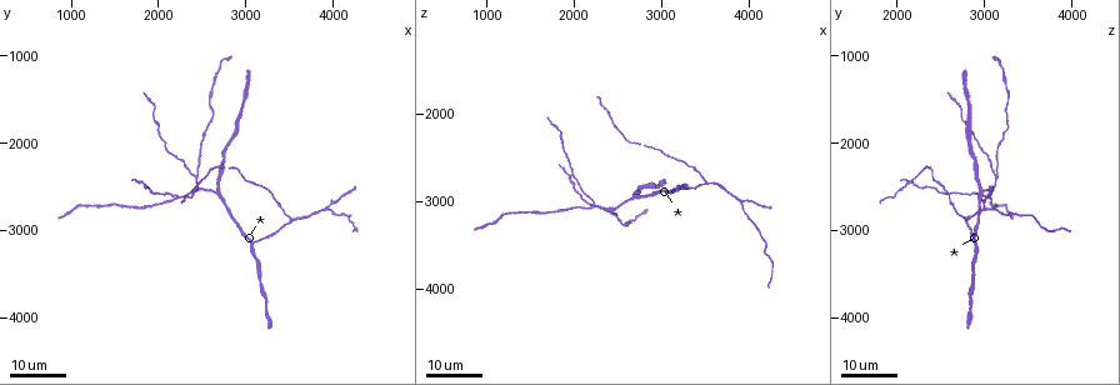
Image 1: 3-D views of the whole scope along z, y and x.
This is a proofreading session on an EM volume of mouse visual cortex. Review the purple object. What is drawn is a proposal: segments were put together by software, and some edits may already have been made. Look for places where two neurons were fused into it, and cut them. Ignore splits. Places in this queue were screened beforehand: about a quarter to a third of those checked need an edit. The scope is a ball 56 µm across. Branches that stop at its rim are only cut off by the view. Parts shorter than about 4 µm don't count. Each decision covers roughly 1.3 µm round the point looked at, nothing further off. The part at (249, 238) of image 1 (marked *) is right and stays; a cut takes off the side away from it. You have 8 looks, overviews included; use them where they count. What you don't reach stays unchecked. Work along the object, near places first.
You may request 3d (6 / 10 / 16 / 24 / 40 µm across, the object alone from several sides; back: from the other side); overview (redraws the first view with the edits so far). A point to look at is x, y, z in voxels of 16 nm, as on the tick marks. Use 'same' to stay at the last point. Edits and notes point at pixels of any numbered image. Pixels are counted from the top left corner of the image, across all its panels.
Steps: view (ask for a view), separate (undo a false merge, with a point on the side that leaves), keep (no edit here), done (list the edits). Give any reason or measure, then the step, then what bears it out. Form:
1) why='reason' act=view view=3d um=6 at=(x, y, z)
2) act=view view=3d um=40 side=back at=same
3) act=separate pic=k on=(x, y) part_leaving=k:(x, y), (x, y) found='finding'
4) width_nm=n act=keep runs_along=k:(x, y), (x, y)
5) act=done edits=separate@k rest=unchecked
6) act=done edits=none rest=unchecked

why='branch point' act=view view=3d um=16 at=(2650, 2550, 2950)

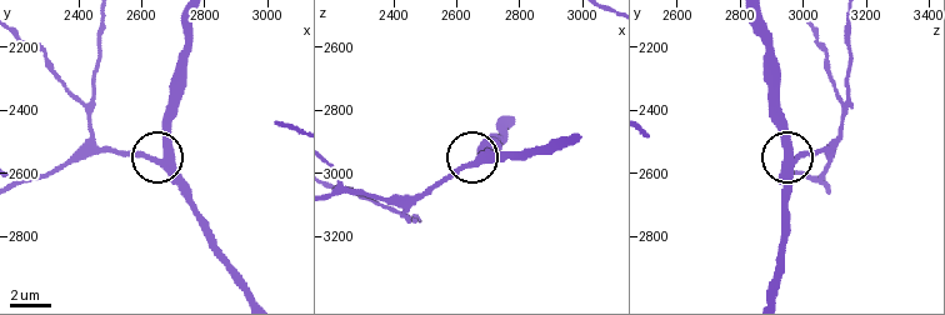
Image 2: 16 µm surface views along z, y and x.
act=view view=3d um=10 at=(2660, 2570, 2960)

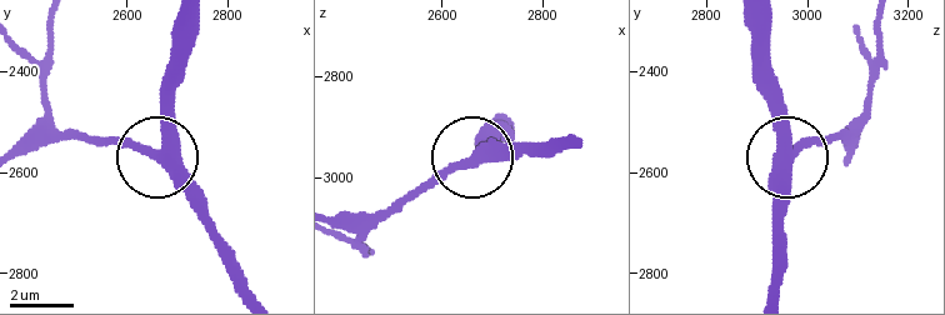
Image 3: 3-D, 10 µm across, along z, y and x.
side_arm_um=25 arms=3 act=keep found='continuous, no second neuron'

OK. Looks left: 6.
why='branch point' act=view view=3d um=16 at=(3100, 3150, 2850)

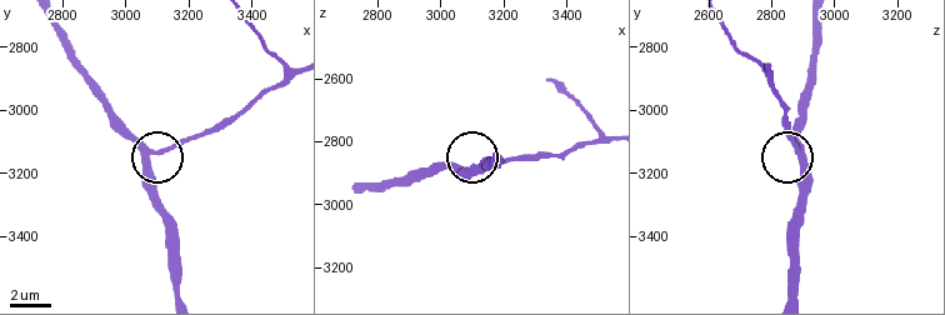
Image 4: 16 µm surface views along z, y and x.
act=view view=3d um=6 at=(3100, 3130, 2880)

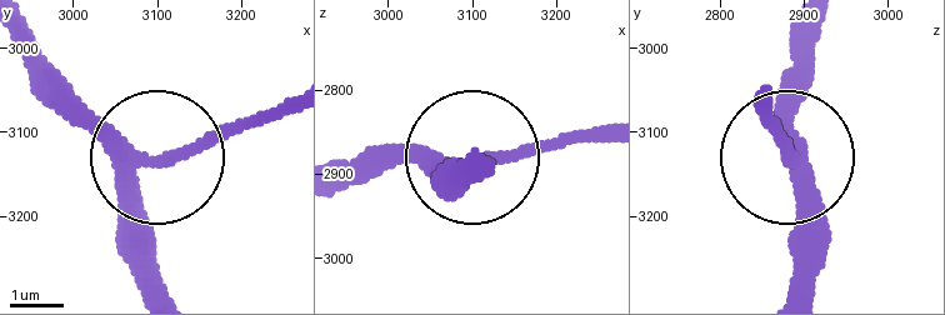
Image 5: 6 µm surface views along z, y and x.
side_arm_um=17 act=keep found='one neuron here'

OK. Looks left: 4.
why='branch point' act=view view=3d um=24 at=(2450, 2350, 3150)

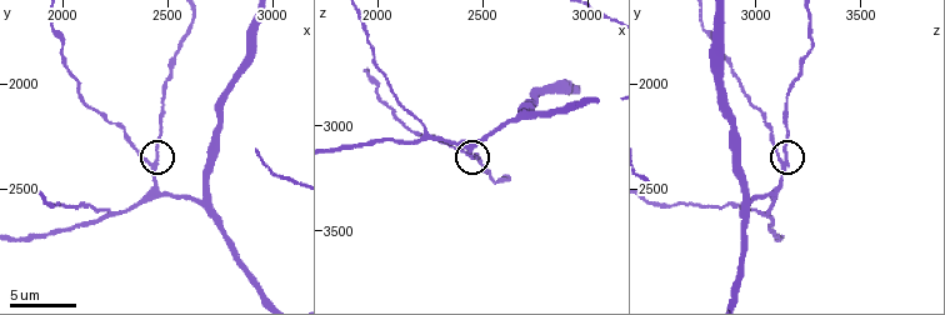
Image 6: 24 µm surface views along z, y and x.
act=view view=3d um=6 at=(2440, 2390, 3140)

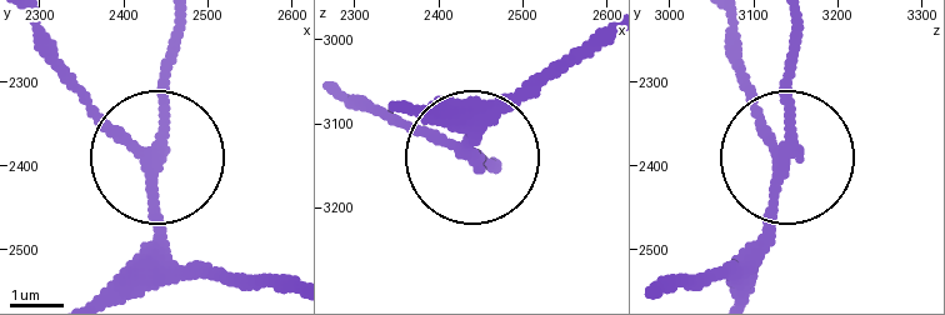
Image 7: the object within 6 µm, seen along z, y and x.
act=keep runs_along=7:(608, 26), (528, 80), (469, 156), (358, 98) found='continuous, no second neuron'

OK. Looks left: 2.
why='arms part here' act=view view=3d um=6 at=(2230, 2630, 3040)

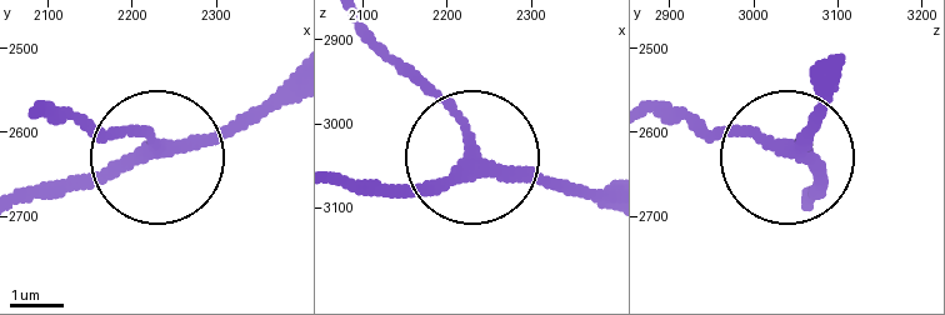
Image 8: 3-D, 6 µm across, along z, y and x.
act=keep runs_along=8:(596, 190), (503, 173), (399, 60) found='all the same neuron'

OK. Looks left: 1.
act=done edits=none rest=unchecked

